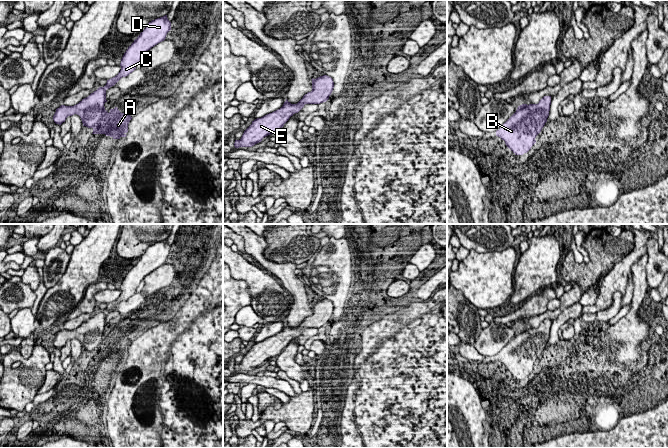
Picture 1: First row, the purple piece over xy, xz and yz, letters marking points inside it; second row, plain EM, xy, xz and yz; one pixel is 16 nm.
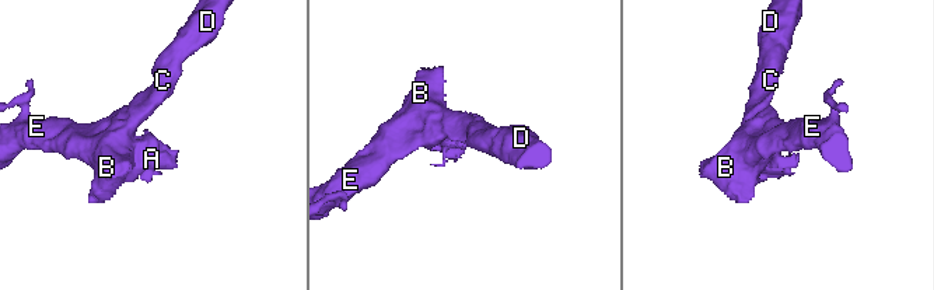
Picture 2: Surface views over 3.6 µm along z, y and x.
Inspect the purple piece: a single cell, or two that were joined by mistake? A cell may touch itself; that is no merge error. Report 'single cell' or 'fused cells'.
single cell

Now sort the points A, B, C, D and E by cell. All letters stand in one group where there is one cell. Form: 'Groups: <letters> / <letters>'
Groups: A B C D E

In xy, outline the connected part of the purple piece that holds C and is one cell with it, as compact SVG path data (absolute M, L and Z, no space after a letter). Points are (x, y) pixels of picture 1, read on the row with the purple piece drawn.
M167 15L157 18L149 22L146 28L140 33L140 35L134 40L134 42L128 47L121 59L121 70L113 78L107 80L104 87L99 87L96 91L91 93L88 97L82 99L78 104L74 106L61 105L56 109L53 116L53 120L56 124L61 125L65 122L68 116L77 114L80 116L83 126L93 129L92 134L105 134L113 139L120 139L126 137L128 132L128 124L132 117L121 113L117 107L110 109L109 113L105 110L104 104L106 100L106 90L114 86L122 77L128 76L136 69L136 65L139 63L141 57L152 47L165 40L167 33L171 30L171 22L168 20Z

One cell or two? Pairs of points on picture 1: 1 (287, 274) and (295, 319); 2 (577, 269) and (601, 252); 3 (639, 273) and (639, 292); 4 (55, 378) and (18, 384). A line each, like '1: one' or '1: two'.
1: one
2: one
3: one
4: two

